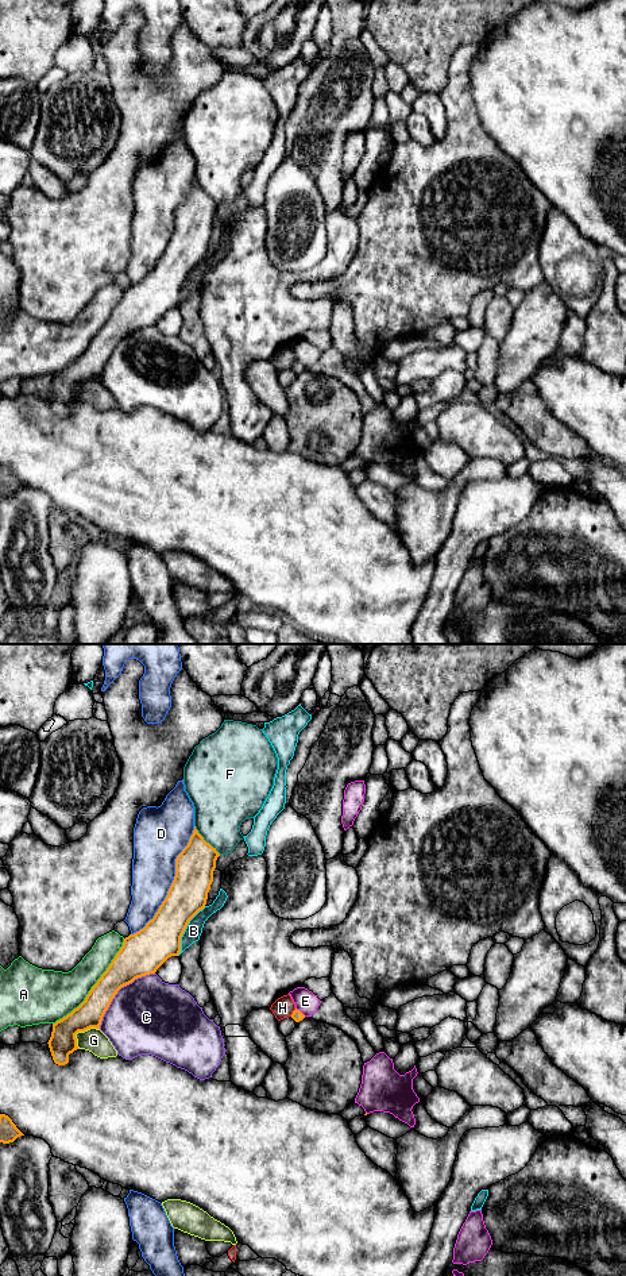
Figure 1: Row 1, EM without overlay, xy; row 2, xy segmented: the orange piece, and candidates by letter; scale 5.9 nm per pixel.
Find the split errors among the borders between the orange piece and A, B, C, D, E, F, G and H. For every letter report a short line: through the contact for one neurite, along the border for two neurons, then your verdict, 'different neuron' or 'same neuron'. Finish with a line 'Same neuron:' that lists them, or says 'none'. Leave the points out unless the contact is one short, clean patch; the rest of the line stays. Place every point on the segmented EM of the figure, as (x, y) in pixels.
A: different neuron
B: line xy (205, 906), (189, 921), (181, 937), (181, 951), (177, 955); different neuron
C: different neuron
D: different neuron
E: different neuron
F: different neuron
G: different neuron
H: line xy (296, 1009), (290, 1016); different neuron
Same neuron: none

